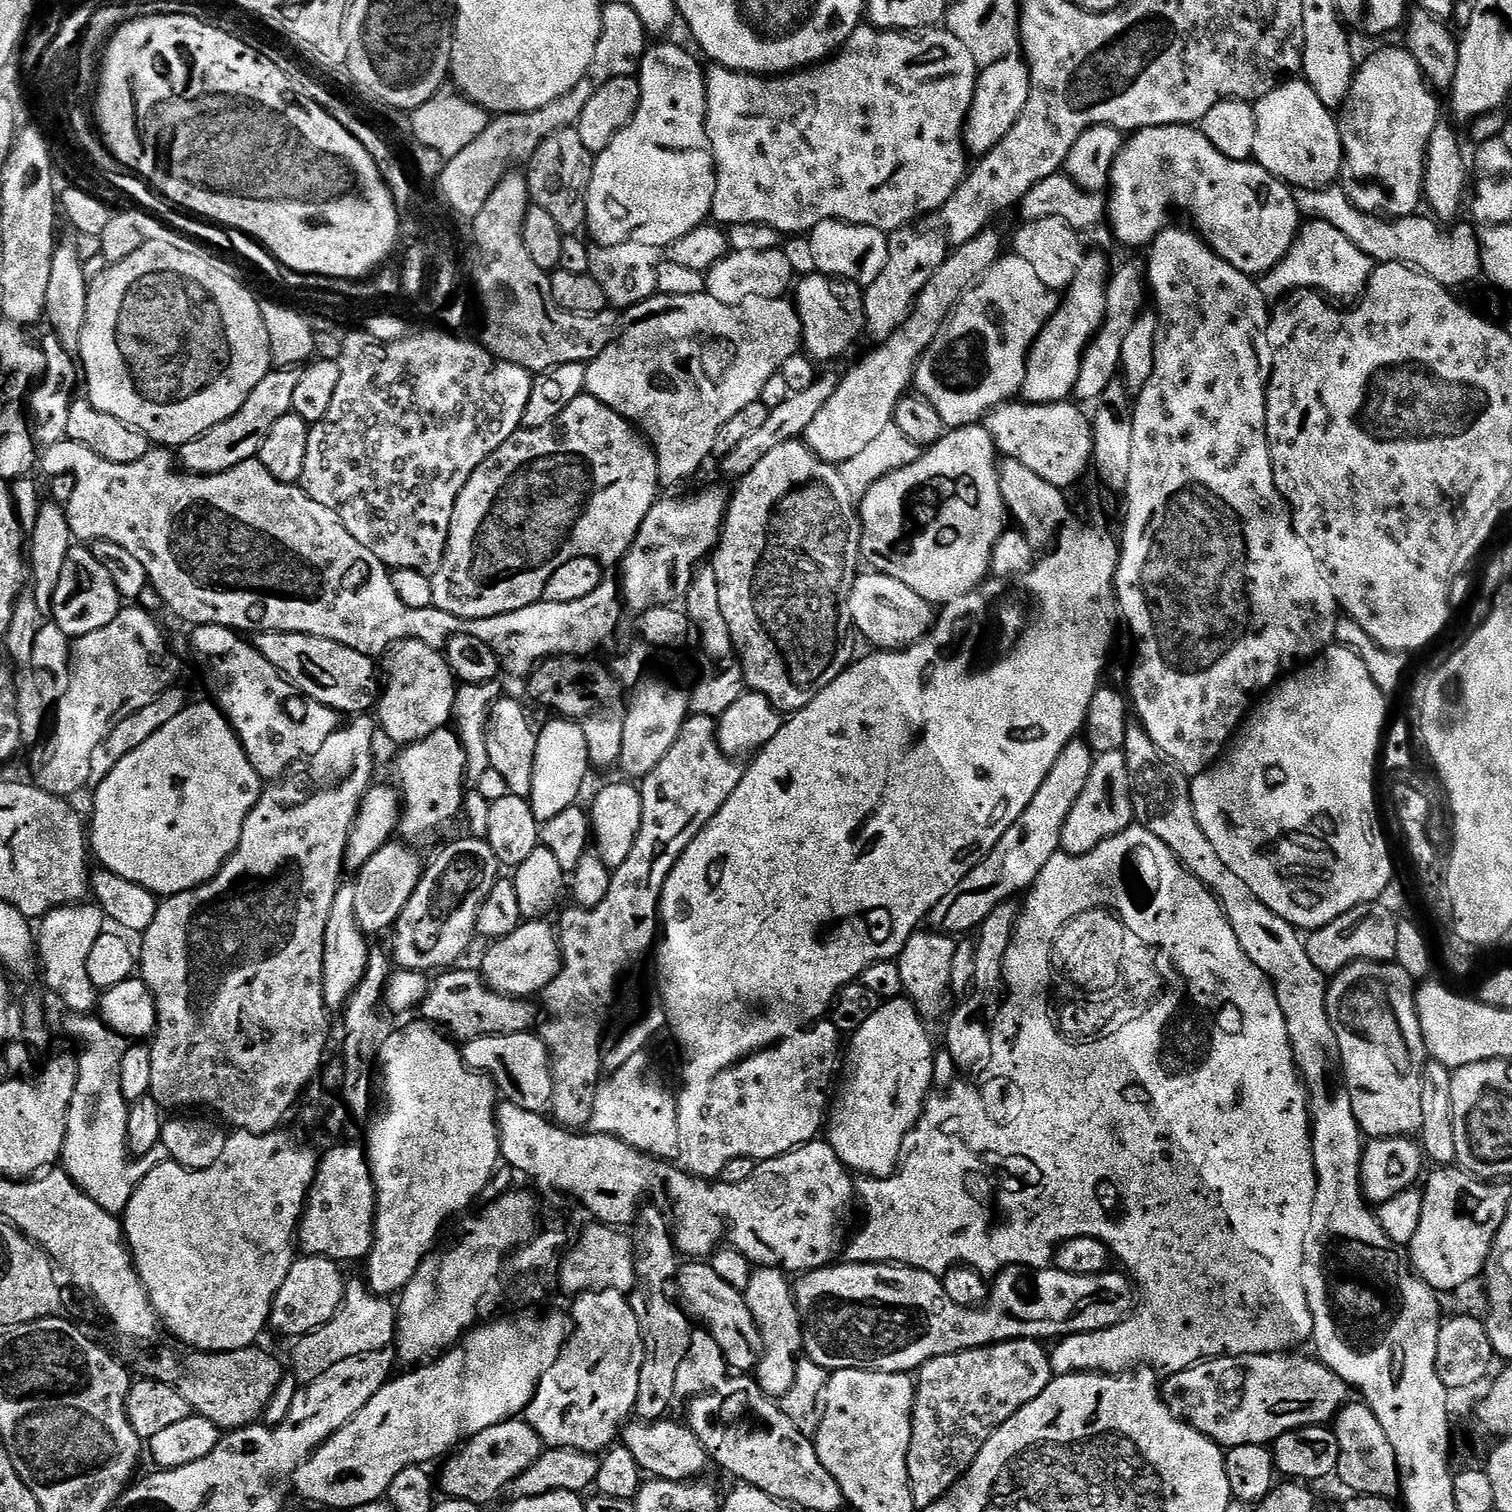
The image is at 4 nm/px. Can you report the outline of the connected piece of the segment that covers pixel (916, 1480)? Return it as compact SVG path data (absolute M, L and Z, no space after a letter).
M1007 1340L985 1348L946 1354L918 1369L916 1404L912 1408L912 1442L908 1451L908 1477L917 1509L923 1510L942 1499L965 1476L988 1439L1007 1420L1014 1418L1022 1406L1034 1402L1034 1398L1046 1390L1054 1378L1054 1364L1048 1361L1048 1352L1044 1348L1047 1347L1038 1340Z

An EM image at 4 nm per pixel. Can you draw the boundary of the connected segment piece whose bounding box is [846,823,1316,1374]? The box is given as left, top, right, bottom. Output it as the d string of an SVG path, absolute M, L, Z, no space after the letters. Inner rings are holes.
M1133 823L1131 828L1122 830L1117 836L1104 840L1094 850L1090 850L1081 856L1069 856L1067 852L1058 851L1046 866L1042 866L1042 872L1032 883L1023 897L1024 908L1019 909L1016 929L1012 935L1010 946L1006 950L1004 959L1004 983L1005 989L1010 996L1005 995L998 1008L1000 1025L991 1029L992 1034L992 1058L986 1065L988 1077L984 1085L979 1088L976 1084L953 1083L940 1097L929 1099L919 1122L910 1137L910 1147L903 1157L902 1163L890 1176L883 1178L864 1178L858 1184L858 1200L864 1203L864 1221L856 1232L856 1237L846 1244L846 1260L850 1264L903 1264L905 1268L917 1268L923 1272L929 1272L938 1277L952 1271L957 1266L972 1268L985 1278L995 1277L997 1272L1003 1268L1021 1267L1025 1270L1047 1268L1053 1263L1054 1257L1061 1244L1066 1240L1073 1240L1079 1236L1093 1236L1107 1244L1111 1255L1116 1256L1125 1264L1127 1275L1134 1281L1139 1295L1146 1301L1146 1308L1137 1303L1134 1311L1127 1320L1121 1324L1115 1324L1113 1328L1107 1328L1101 1332L1086 1332L1079 1337L1080 1357L1077 1360L1064 1360L1058 1364L1059 1371L1064 1374L1075 1374L1078 1372L1099 1372L1101 1374L1123 1374L1137 1366L1151 1366L1153 1369L1165 1368L1165 1373L1175 1374L1192 1368L1202 1360L1218 1360L1222 1356L1270 1356L1273 1354L1284 1354L1295 1344L1309 1343L1312 1340L1314 1330L1314 1318L1310 1314L1310 1306L1306 1302L1306 1290L1302 1286L1302 1262L1306 1250L1306 1236L1310 1234L1311 1218L1314 1214L1314 1196L1316 1194L1316 1166L1314 1154L1312 1153L1312 1114L1310 1111L1310 1092L1306 1087L1297 1067L1296 1059L1292 1053L1292 1043L1288 1037L1286 1018L1282 1014L1282 1006L1276 997L1276 989L1273 988L1271 980L1265 976L1254 962L1242 950L1234 930L1230 926L1228 917L1224 915L1219 900L1212 895L1207 886L1197 880L1179 860L1175 854L1162 842L1162 838L1154 838L1150 830ZM1128 914L1144 914L1144 924L1164 924L1164 964L1150 964L1150 966L1134 966L1128 962Z

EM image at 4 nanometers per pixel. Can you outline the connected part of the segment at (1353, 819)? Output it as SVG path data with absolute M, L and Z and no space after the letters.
M1344 646L1325 647L1324 651L1311 662L1285 675L1263 697L1263 700L1264 704L1257 703L1249 711L1230 747L1220 759L1191 781L1190 797L1196 821L1200 823L1200 828L1206 834L1210 846L1214 846L1218 858L1222 858L1226 867L1234 874L1238 874L1238 878L1242 878L1242 882L1263 904L1270 906L1270 910L1274 910L1278 918L1286 918L1286 922L1293 924L1297 930L1305 930L1304 928L1315 930L1334 922L1334 918L1346 914L1351 908L1379 901L1383 897L1380 895L1387 890L1388 883L1392 884L1394 880L1394 877L1392 878L1394 867L1388 863L1388 856L1385 856L1380 836L1377 836L1373 823L1372 813L1372 758L1376 749L1376 737L1380 730L1384 704L1381 704L1380 693L1372 687L1372 681L1364 671L1363 664L1360 664L1352 653L1347 652Z

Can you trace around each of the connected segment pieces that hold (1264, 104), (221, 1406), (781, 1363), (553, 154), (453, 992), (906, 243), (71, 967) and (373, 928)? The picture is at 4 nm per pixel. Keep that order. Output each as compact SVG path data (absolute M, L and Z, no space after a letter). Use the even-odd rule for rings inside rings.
M1292 78L1281 83L1279 88L1255 101L1254 111L1256 129L1252 156L1267 172L1296 190L1322 188L1341 175L1344 156L1340 125L1333 109L1324 105L1307 80Z
M260 1346L234 1350L233 1352L196 1352L189 1360L179 1360L172 1352L140 1352L136 1356L137 1377L169 1384L177 1388L180 1396L190 1402L199 1415L214 1422L221 1430L247 1428L261 1419L260 1416L268 1408L272 1395L280 1388L280 1379L284 1372L280 1364L268 1352L263 1352Z
M757 1267L751 1276L750 1286L746 1288L745 1300L750 1307L750 1314L760 1331L760 1337L764 1343L760 1363L754 1369L754 1379L769 1396L773 1398L783 1397L795 1382L796 1365L802 1356L804 1347L804 1328L800 1325L800 1311L796 1309L795 1293L783 1269Z
M571 127L550 134L550 138L546 138L546 142L542 142L538 150L534 150L532 159L526 165L531 203L546 210L546 214L550 214L554 222L558 222L561 232L565 234L579 233L585 227L593 163L593 152L586 150L586 145L582 143L582 138L578 138L575 127Z
M458 969L441 973L441 977L431 983L420 1007L421 1017L427 1023L439 1026L460 1042L477 1040L480 1036L525 1032L534 1026L534 1010L529 1001L494 992L475 969Z
M912 226L897 228L888 236L886 266L874 282L862 292L862 320L876 338L883 338L912 310L916 296L930 282L934 270L942 266L948 257L950 245L947 239L931 236L928 232L915 232Z
M92 902L70 904L55 908L38 924L38 960L44 963L42 980L45 985L56 980L56 988L72 988L80 984L80 956L88 958L94 942L106 931L106 917ZM89 903L89 904L88 904ZM40 924L40 928L39 928ZM105 924L105 925L104 925Z
M389 842L375 852L355 873L356 882L351 885L355 895L354 918L357 925L365 934L371 932L384 932L395 925L396 920L402 914L406 902L414 894L422 875L422 863L420 856L415 852L415 847L405 846L403 843Z

